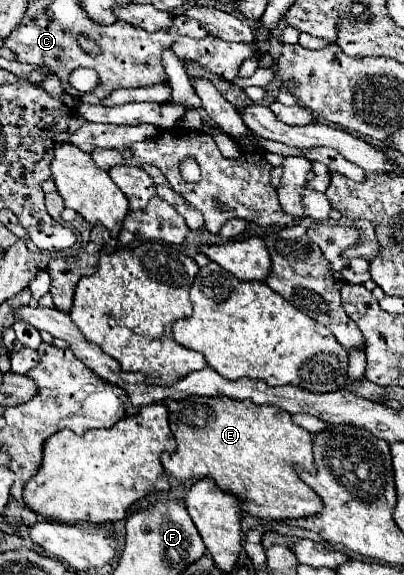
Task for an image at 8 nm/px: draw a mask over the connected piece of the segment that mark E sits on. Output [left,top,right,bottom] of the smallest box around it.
[164,397,322,521]

